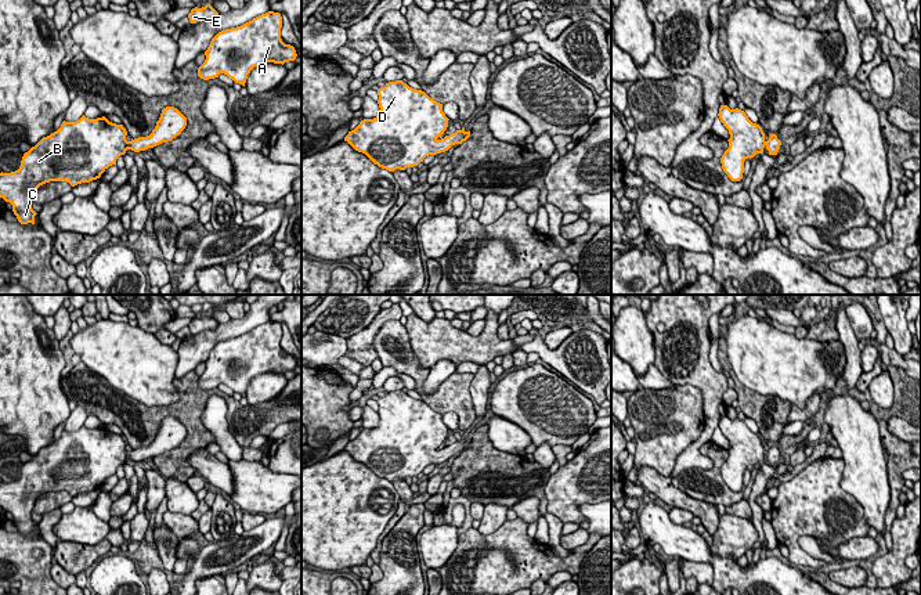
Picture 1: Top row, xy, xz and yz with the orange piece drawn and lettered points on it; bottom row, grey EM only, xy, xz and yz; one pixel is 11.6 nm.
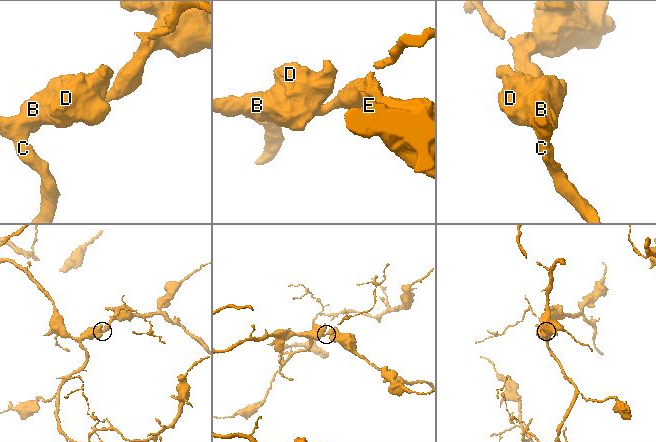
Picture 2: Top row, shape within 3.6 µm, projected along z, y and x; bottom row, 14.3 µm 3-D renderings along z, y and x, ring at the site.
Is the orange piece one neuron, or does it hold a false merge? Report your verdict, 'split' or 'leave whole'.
leave whole

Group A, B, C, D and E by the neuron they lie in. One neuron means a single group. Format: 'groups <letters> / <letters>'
groups A B C D E

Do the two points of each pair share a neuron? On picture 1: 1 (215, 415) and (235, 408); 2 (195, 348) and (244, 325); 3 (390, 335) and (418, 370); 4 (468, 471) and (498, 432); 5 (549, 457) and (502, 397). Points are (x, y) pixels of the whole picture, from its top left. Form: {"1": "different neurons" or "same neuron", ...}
{"1": "different neurons", "2": "same neuron", "3": "same neuron", "4": "different neurons", "5": "different neurons"}

